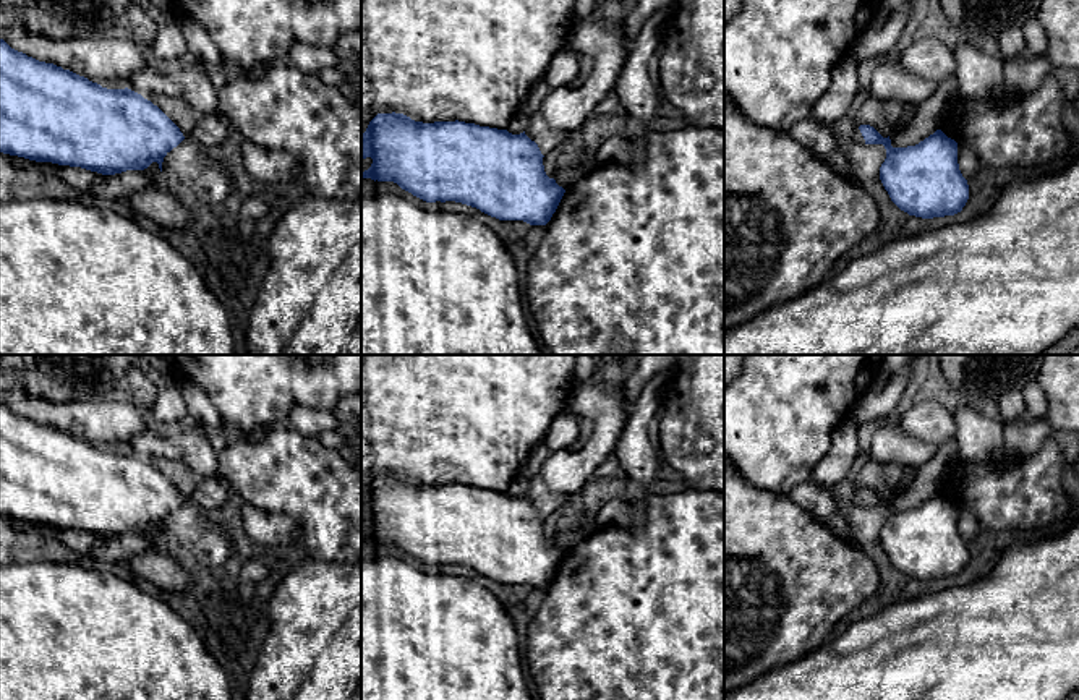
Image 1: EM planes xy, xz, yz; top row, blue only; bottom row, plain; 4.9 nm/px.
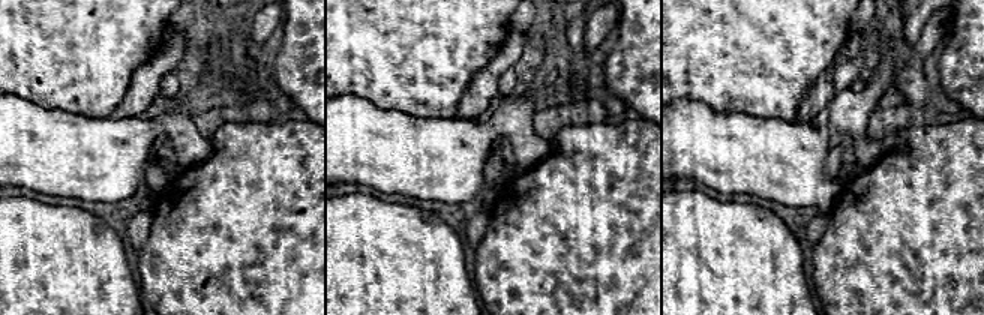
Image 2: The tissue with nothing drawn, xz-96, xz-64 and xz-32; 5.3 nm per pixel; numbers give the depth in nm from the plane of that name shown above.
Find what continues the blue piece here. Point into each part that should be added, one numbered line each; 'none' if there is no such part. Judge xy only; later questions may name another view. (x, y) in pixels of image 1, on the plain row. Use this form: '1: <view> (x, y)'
none

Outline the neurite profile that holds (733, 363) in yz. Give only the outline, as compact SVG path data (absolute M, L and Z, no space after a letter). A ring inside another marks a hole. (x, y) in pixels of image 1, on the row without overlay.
M724 355L724 387L740 376L745 355Z

